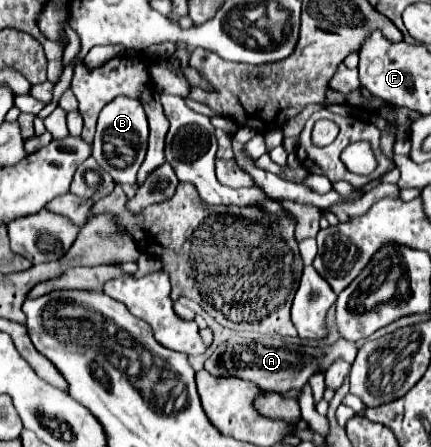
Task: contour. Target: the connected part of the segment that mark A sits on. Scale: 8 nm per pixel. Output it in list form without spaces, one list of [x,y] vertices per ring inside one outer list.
[[[235,335],[213,351],[213,355],[205,361],[205,369],[211,375],[229,375],[253,381],[267,391],[287,391],[291,387],[305,387],[315,373],[325,373],[337,359],[353,363],[355,355],[357,345],[347,339],[337,339],[331,345],[293,345],[271,337],[253,339]]]

